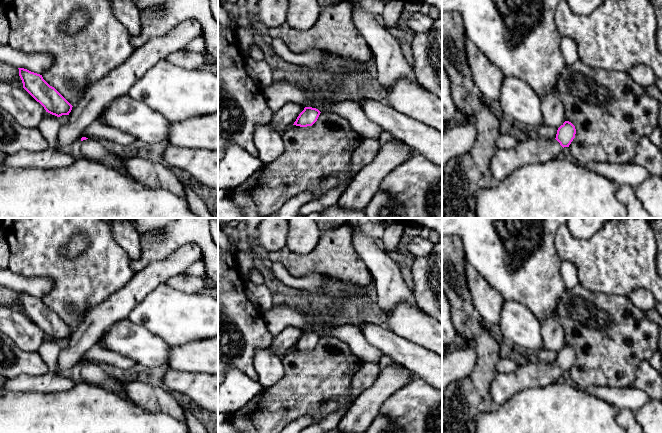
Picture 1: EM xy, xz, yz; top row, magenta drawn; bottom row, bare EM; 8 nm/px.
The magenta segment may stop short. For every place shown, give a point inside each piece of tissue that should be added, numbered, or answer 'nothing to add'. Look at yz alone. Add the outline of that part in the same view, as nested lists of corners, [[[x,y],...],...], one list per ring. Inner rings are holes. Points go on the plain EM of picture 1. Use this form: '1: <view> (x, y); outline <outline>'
1: yz (504, 386); outline [[[530,362],[511,373],[496,373],[490,387],[493,402],[500,406],[516,393],[528,388],[545,387],[554,384],[563,375],[556,363]]]

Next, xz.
1: xz (313, 313); outline [[[298,292],[296,293],[296,301],[295,304],[300,306],[304,313],[307,315],[308,319],[311,321],[314,326],[314,330],[312,332],[316,332],[324,327],[324,321],[322,318],[322,314],[319,311],[318,307],[311,307],[304,303],[305,294]]]

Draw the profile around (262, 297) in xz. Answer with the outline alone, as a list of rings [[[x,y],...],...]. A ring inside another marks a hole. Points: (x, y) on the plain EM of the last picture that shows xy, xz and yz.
[[[246,282],[245,293],[250,302],[262,315],[270,310],[277,301],[275,290],[269,283],[255,285],[251,282]]]

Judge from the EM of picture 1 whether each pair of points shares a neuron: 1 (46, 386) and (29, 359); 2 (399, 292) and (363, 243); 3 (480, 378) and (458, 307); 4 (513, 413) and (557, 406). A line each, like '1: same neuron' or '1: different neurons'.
1: different neurons
2: same neuron
3: same neuron
4: same neuron

